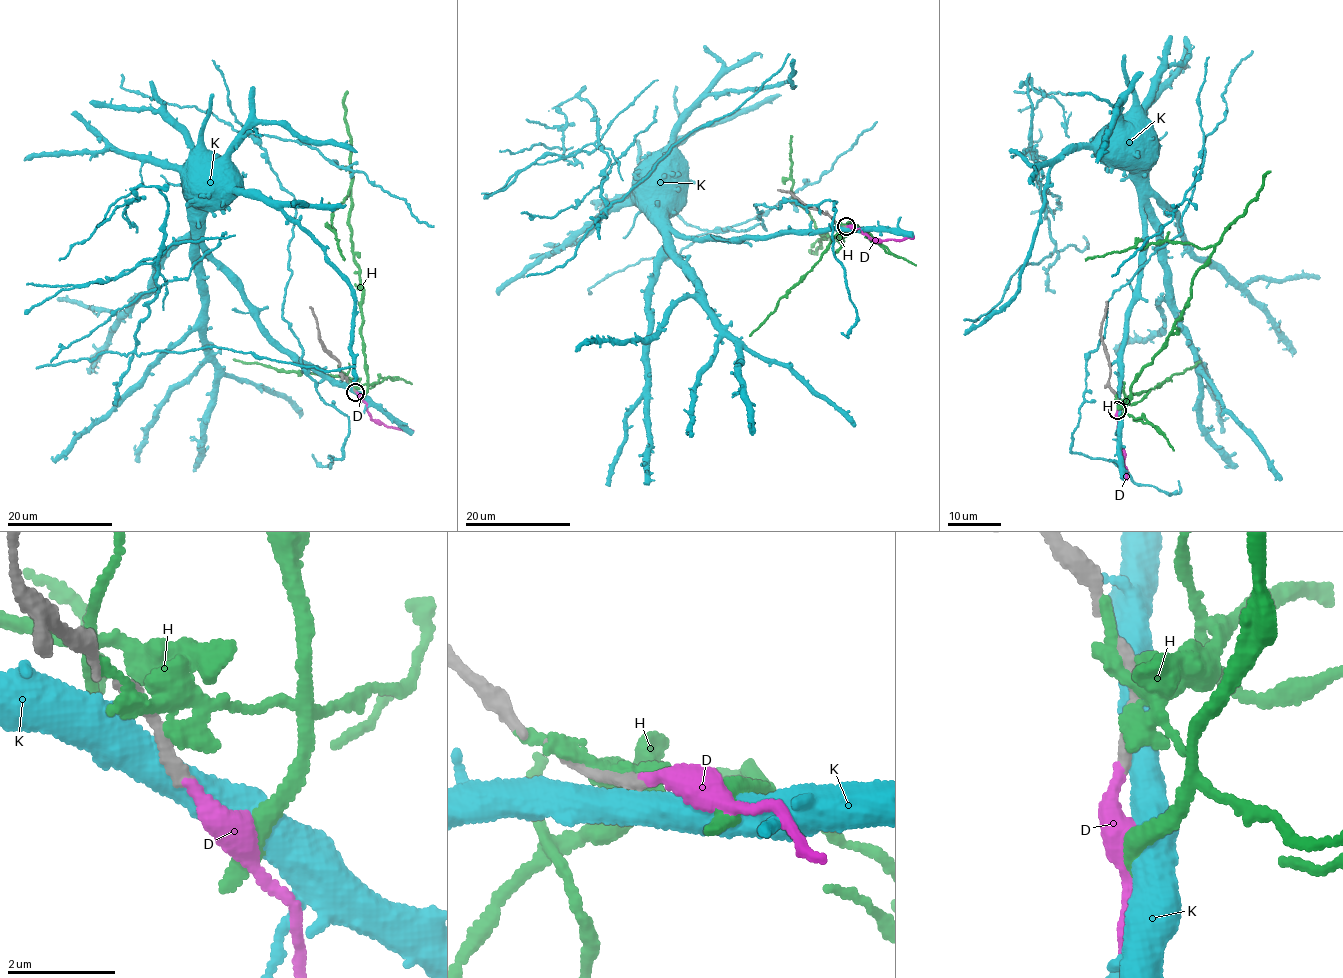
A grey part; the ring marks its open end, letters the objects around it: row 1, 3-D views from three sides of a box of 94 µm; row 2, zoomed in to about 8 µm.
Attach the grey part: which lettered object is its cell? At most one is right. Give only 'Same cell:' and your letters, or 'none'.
Same cell: none

